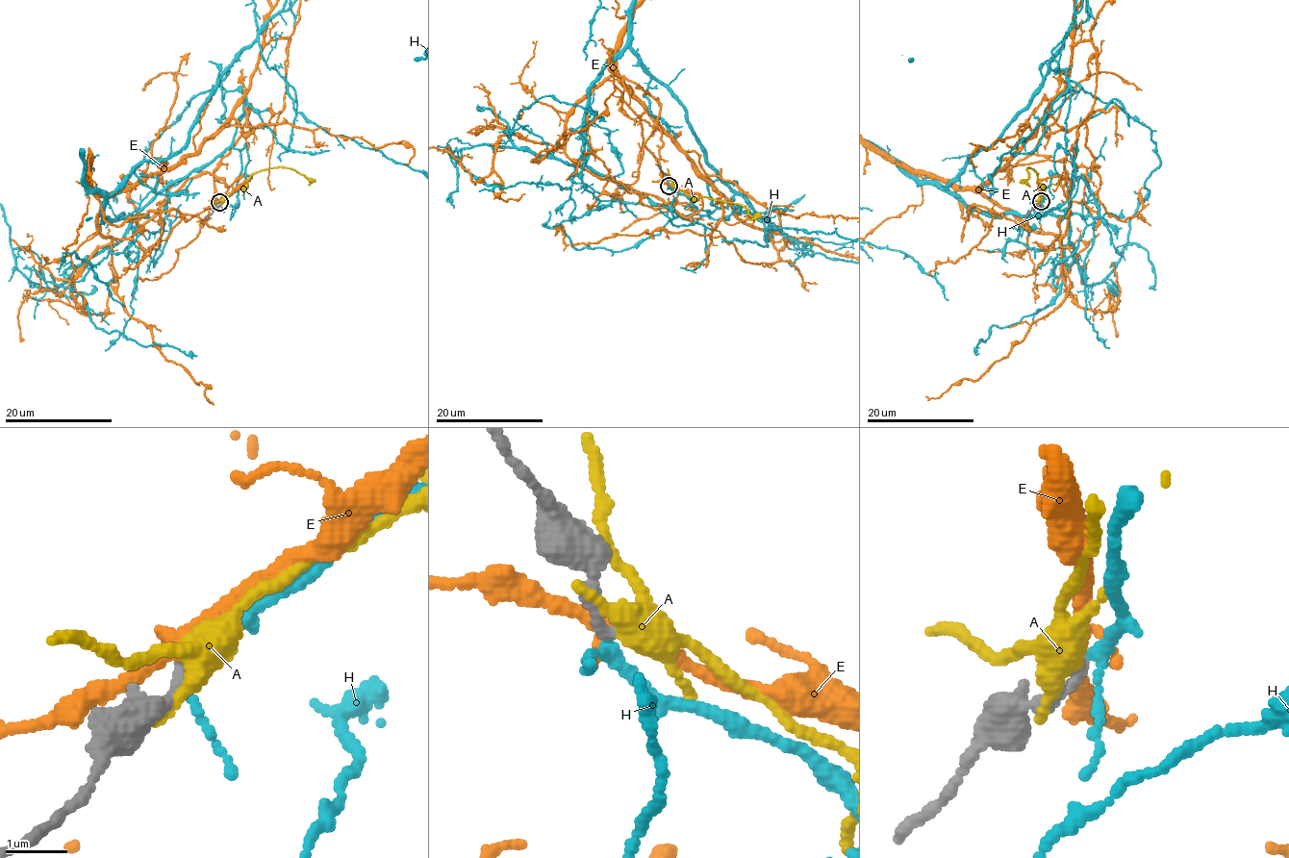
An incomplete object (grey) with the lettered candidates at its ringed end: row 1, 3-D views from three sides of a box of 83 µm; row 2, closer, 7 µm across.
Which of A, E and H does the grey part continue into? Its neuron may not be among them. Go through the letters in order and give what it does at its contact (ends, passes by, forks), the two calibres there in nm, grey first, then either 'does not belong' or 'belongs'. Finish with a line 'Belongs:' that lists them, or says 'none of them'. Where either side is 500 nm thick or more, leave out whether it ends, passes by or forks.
A: it passes by; 320 nm thick on the grey side, 340 nm on the other; does not belong
E: it forks there; 200 nm thick on the grey side, 180 nm on the other; does not belong
H: it passes by; 200 nm thick on the grey side, 150 nm on the other; belongs
Belongs: H

